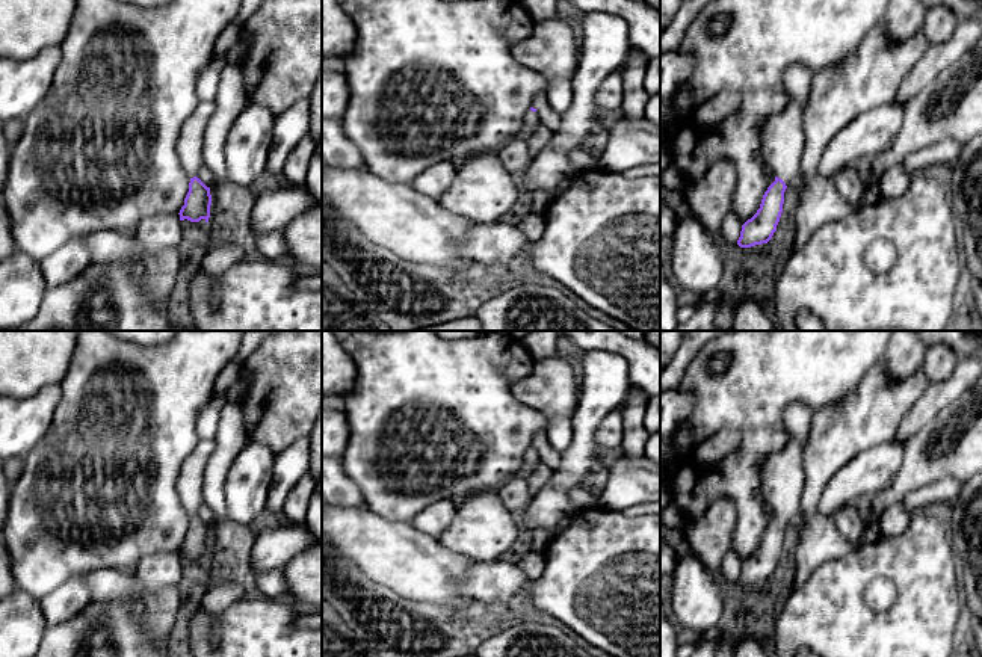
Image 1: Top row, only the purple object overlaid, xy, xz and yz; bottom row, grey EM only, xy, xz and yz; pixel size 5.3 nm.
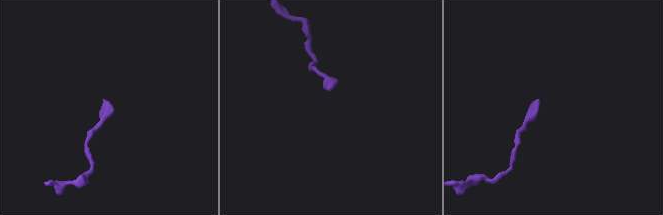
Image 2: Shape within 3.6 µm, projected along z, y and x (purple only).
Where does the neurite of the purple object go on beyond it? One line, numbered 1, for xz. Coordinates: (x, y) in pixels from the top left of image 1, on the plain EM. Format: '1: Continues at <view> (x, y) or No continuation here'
1: Continues at xz (531, 456)

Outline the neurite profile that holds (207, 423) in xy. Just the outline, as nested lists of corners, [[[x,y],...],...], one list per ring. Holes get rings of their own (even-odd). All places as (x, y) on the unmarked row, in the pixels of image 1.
[[[227,400],[210,402],[198,415],[195,430],[199,441],[213,441],[219,427],[221,412]]]

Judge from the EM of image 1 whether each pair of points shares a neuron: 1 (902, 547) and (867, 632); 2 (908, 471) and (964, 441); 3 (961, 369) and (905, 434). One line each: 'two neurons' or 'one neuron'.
1: one neuron
2: one neuron
3: one neuron

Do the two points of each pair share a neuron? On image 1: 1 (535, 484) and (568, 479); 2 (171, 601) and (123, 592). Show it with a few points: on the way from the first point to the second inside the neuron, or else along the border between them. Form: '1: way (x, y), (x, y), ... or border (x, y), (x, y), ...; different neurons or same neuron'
1: border (553, 471), (532, 499); different neurons
2: border (106, 603), (123, 603), (138, 623), (142, 621); different neurons

